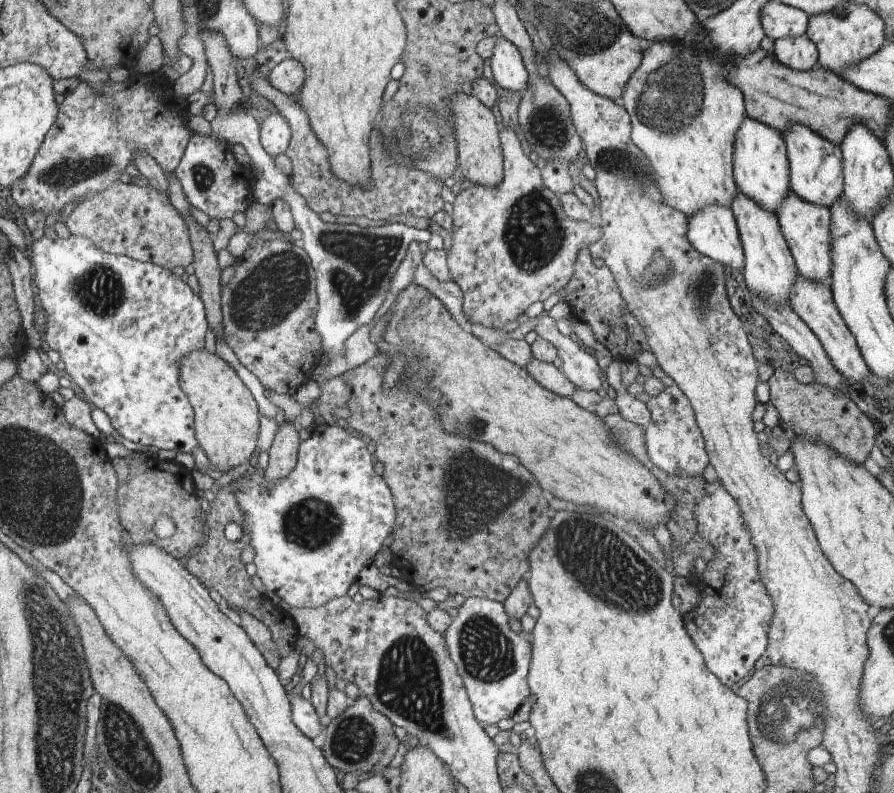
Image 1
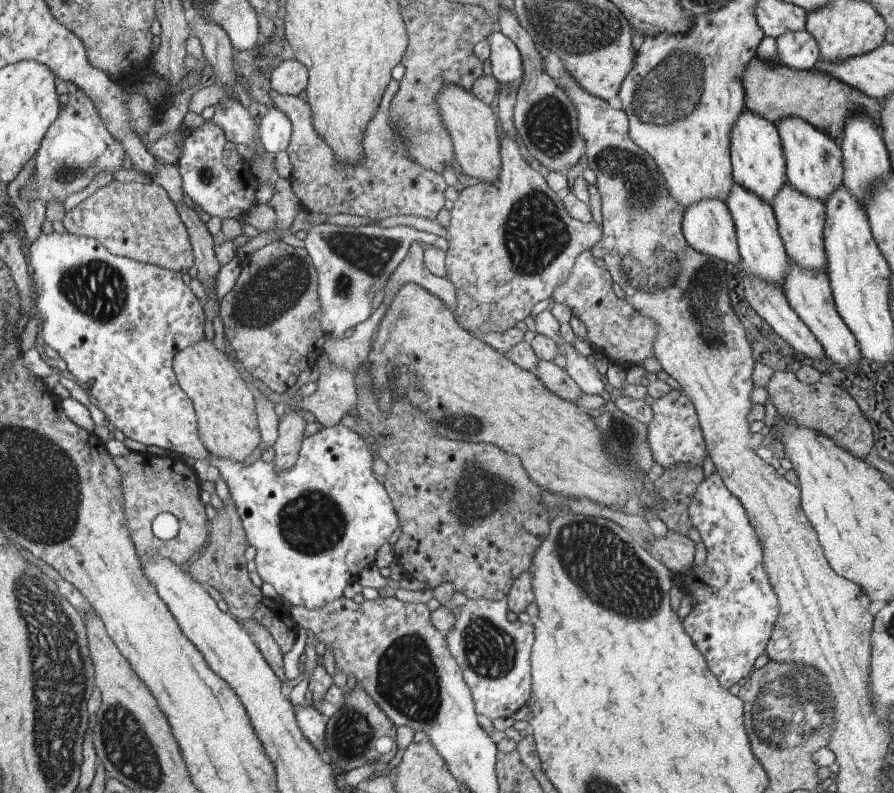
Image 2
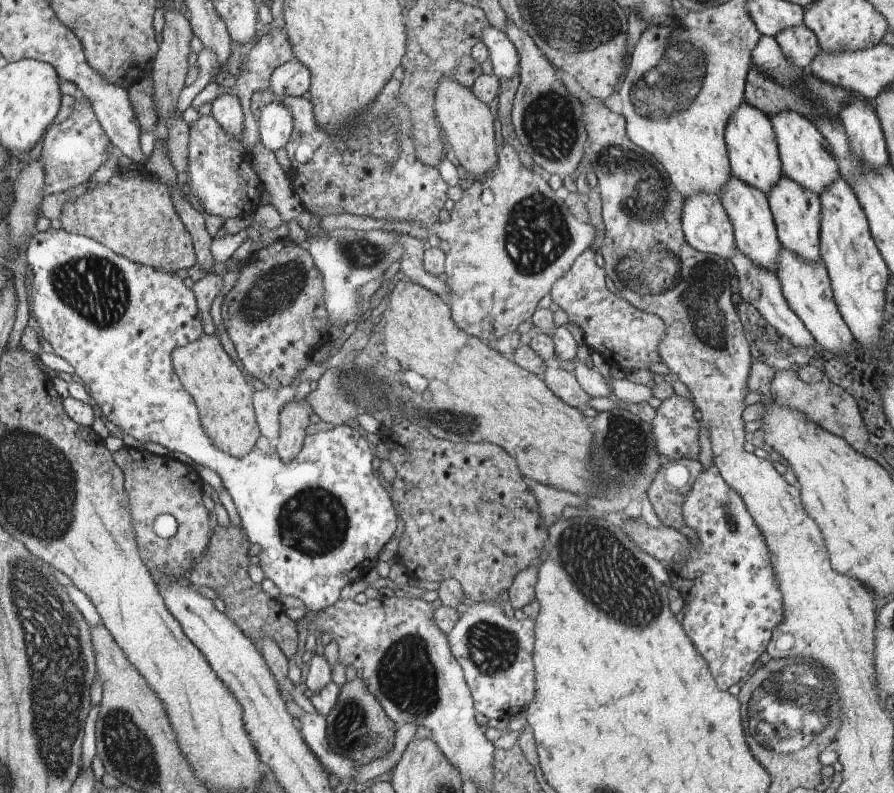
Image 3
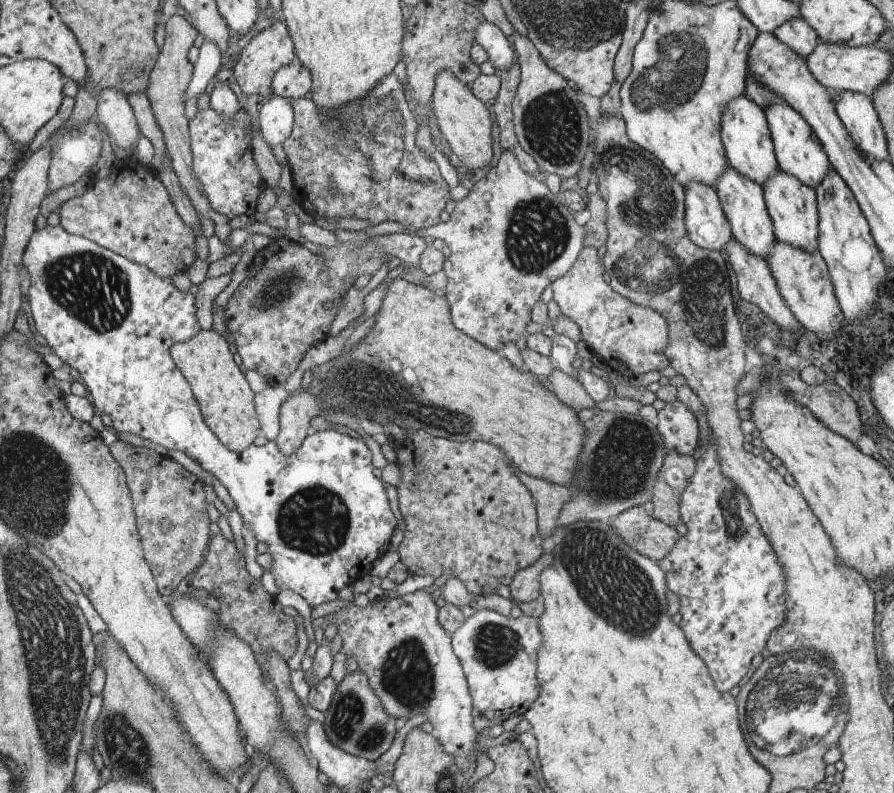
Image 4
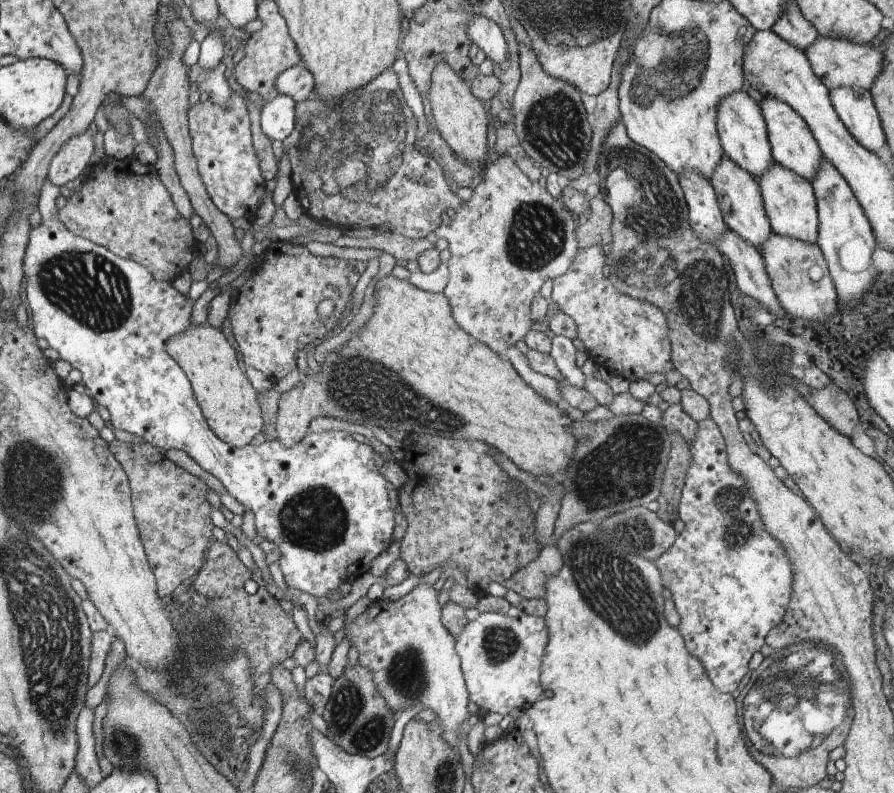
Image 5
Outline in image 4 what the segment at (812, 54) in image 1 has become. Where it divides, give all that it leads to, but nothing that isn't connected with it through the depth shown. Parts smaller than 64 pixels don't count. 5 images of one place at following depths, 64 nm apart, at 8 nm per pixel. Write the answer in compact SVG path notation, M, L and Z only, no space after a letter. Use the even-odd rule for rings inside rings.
M801 16L779 26L773 33L788 48L798 52L804 60L807 60L808 56L814 52L814 48L820 42L816 30L809 26Z

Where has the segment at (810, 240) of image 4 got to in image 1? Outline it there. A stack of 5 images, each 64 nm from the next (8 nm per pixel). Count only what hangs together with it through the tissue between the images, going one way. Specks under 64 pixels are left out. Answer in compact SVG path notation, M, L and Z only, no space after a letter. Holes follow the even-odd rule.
M788 192L779 211L776 212L779 223L782 225L783 235L790 246L791 255L795 257L798 277L804 276L806 280L830 283L832 276L832 256L830 252L830 210L820 204L812 204L802 200L796 192Z

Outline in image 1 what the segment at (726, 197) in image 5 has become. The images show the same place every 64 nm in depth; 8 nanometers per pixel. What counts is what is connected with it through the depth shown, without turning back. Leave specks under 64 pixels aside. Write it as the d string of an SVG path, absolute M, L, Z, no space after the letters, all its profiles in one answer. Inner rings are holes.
M739 192L738 198L730 204L729 208L732 209L735 219L738 221L739 233L743 241L743 270L747 288L752 290L752 292L756 292L756 294L762 294L762 296L767 297L772 304L780 304L780 306L789 304L791 291L794 290L795 286L795 279L798 278L798 269L796 268L795 257L791 255L790 246L783 235L782 225L779 223L776 213L768 212L763 205L758 204L751 197L744 196L742 192Z

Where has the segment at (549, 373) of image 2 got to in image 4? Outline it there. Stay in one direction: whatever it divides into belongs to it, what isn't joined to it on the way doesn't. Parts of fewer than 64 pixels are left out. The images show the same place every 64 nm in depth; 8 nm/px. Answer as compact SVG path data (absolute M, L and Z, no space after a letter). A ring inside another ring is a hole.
M560 369L554 370L548 377L548 380L552 382L551 391L564 404L572 407L577 412L586 408L594 408L598 405L590 394L586 392L586 389L579 380L568 376L568 374L560 371Z

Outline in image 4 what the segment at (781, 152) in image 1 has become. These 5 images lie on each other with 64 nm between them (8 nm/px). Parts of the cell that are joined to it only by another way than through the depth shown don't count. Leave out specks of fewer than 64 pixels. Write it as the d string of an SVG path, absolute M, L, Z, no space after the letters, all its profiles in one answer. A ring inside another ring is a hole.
M745 94L731 100L731 103L724 108L722 139L729 166L736 168L736 172L750 177L756 184L763 186L780 170L766 110L760 108L755 101L750 100Z

